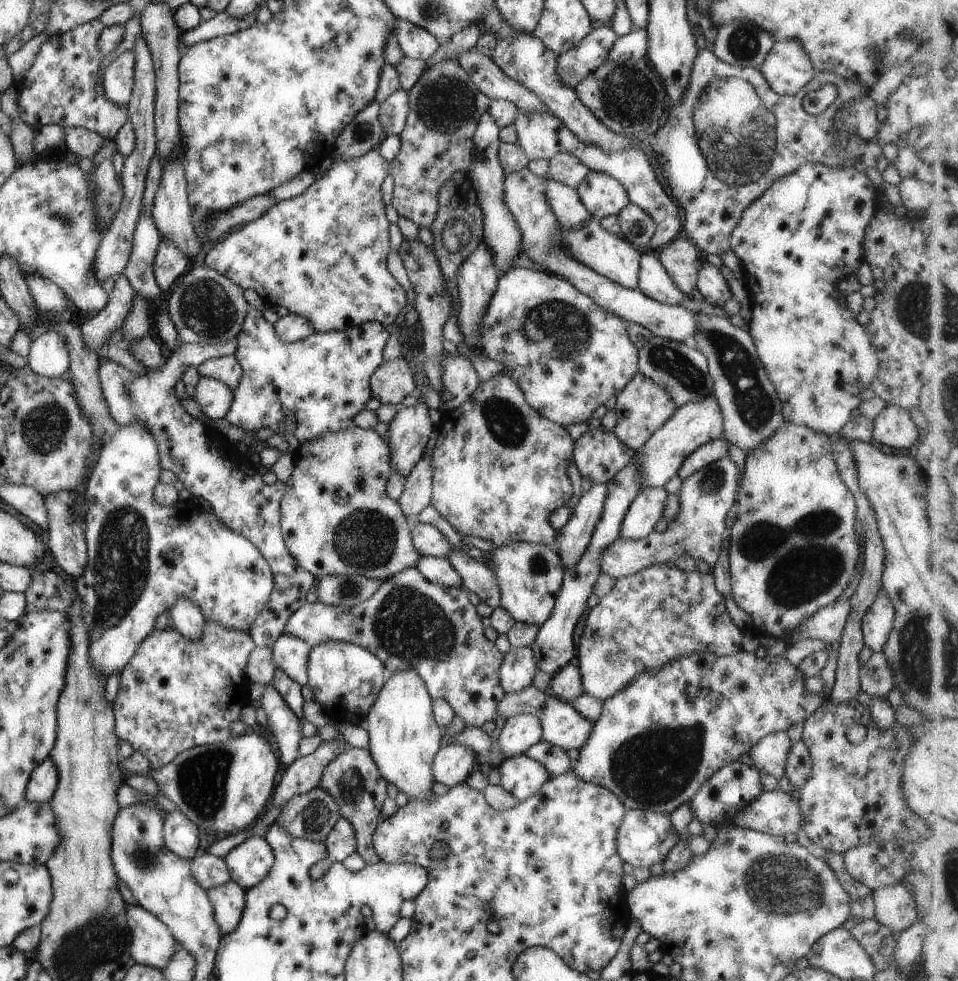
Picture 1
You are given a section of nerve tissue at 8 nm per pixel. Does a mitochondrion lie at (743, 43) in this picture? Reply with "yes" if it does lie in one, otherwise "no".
yes

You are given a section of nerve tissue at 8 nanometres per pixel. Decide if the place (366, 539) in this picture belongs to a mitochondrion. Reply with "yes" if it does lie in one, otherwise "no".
yes

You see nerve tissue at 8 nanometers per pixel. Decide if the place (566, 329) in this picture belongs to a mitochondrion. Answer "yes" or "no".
yes

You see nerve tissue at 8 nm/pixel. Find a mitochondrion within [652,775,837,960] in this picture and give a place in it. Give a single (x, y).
(781, 886)

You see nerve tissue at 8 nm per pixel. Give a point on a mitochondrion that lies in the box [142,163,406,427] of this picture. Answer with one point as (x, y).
(205, 308)

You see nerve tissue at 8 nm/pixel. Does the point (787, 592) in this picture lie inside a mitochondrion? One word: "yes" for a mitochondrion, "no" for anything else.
yes

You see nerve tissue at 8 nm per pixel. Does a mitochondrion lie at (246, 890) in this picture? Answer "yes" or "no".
no

